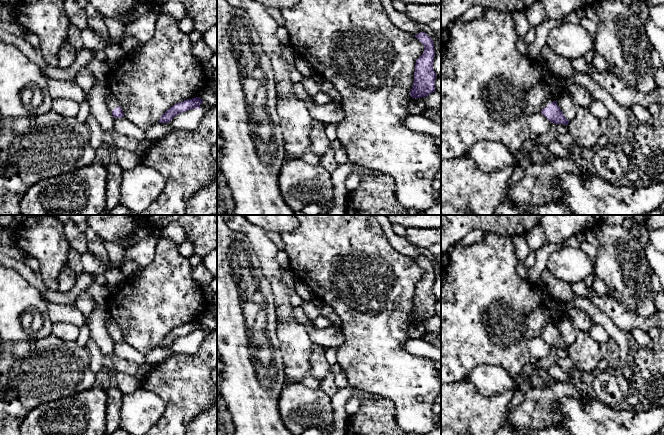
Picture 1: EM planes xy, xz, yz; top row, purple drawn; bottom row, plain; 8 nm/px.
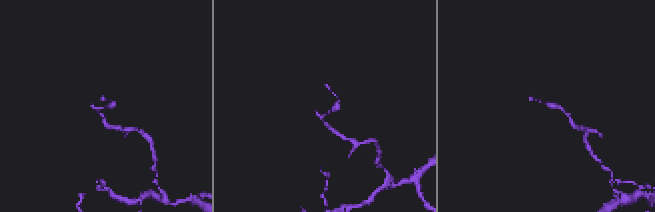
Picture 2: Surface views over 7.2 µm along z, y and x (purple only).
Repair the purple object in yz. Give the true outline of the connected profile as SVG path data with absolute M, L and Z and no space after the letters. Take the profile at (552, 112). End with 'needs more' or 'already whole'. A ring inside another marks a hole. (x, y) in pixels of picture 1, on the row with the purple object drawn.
M546 100L543 104L541 113L552 123L568 125L569 120L566 119L563 112L557 105L556 101Z; needs more

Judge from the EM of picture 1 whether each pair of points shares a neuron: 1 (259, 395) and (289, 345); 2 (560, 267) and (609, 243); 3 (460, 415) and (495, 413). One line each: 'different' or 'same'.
1: different
2: different
3: same

